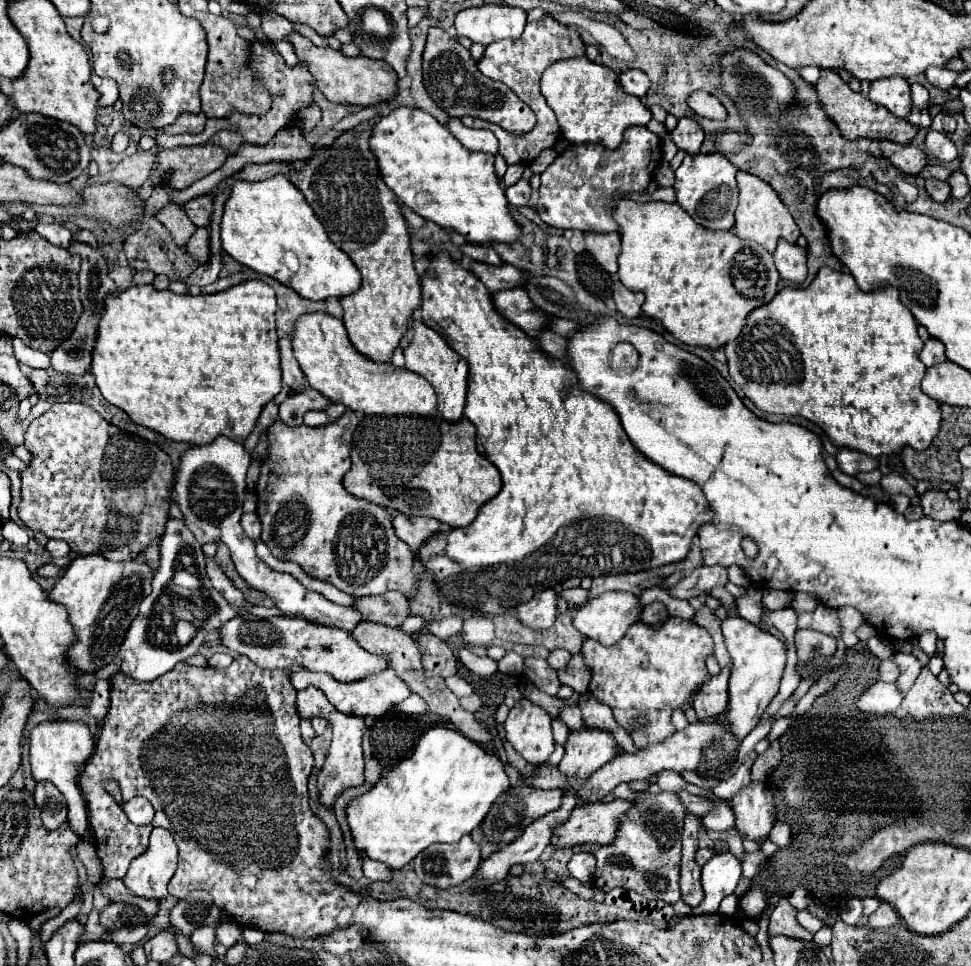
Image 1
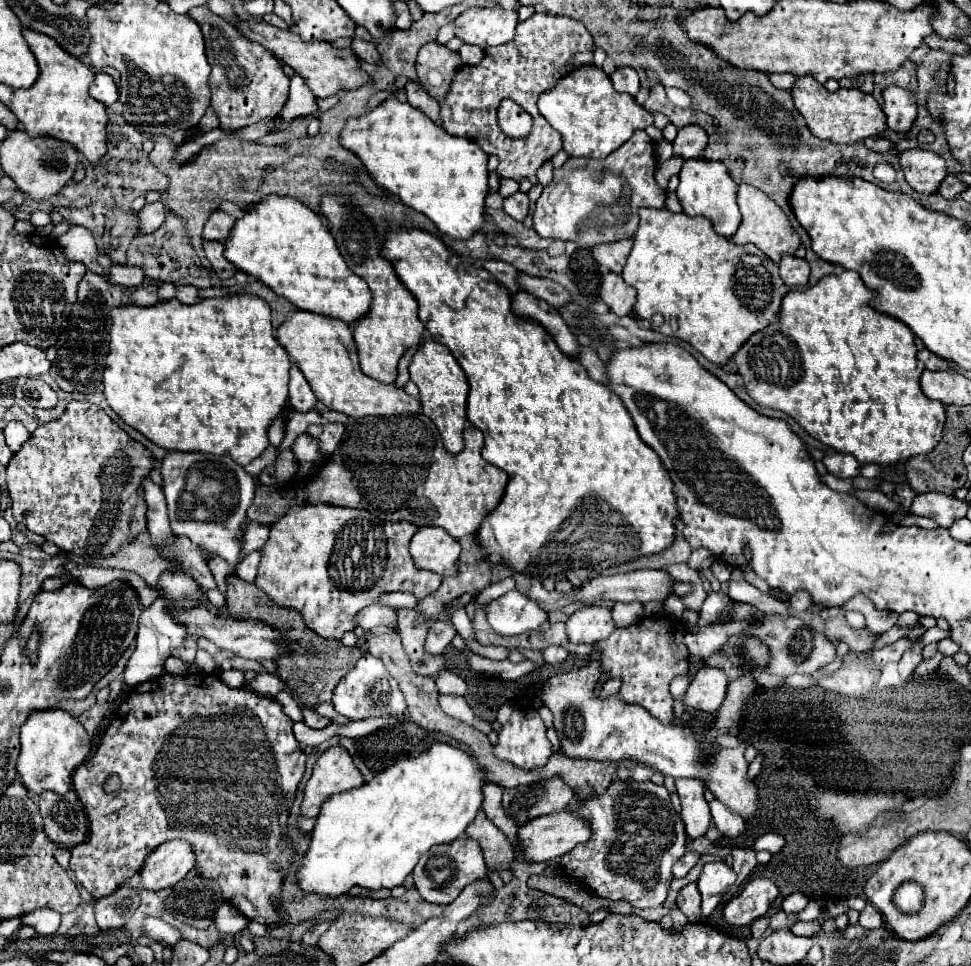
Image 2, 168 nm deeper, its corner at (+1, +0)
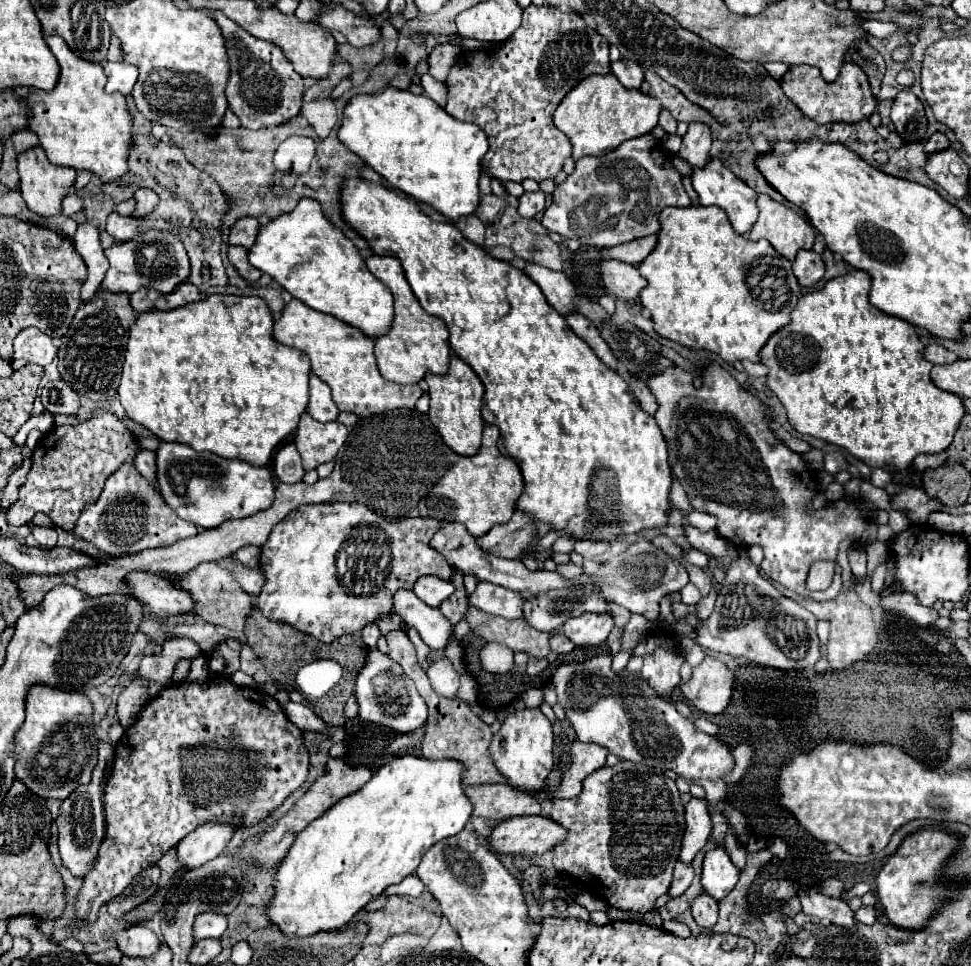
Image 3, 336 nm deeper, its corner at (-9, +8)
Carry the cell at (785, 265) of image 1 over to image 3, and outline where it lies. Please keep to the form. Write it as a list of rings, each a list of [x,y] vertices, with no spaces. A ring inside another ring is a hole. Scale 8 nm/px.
[[[801,249],[793,261],[793,273],[797,277],[797,281],[803,285],[803,287],[811,287],[815,285],[823,273],[825,273],[825,265],[823,265],[823,259],[819,253],[815,251],[807,251],[807,249]]]

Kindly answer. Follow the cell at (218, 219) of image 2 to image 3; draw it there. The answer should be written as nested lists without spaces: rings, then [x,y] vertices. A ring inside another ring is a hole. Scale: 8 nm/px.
[[[241,217],[229,231],[229,243],[249,249],[257,237],[257,229],[259,229],[257,217]]]

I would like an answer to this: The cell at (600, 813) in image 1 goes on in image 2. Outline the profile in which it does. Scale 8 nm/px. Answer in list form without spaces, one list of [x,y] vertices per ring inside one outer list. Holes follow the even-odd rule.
[[[567,811],[543,815],[537,821],[527,821],[527,825],[521,825],[517,831],[519,849],[525,855],[527,863],[543,863],[549,859],[559,859],[567,851],[571,851],[577,843],[585,843],[591,837],[591,829],[585,821],[581,821],[577,815],[571,815]]]

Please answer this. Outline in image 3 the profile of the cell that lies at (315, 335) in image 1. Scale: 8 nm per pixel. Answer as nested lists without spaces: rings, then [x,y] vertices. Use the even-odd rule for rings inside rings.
[[[297,299],[285,305],[285,313],[281,313],[281,317],[275,321],[273,331],[279,343],[307,353],[311,359],[311,371],[331,387],[333,401],[337,403],[339,411],[353,411],[355,415],[367,417],[401,407],[413,409],[423,393],[419,385],[395,385],[381,377],[375,363],[371,337],[365,337],[365,333],[361,333],[357,327],[347,325],[327,313],[315,311]]]

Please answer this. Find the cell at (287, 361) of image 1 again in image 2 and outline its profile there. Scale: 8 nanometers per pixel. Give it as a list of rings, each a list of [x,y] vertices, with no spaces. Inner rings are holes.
[[[297,365],[291,367],[291,379],[289,379],[289,405],[293,411],[313,411],[317,405],[317,397],[311,391],[307,379],[303,377],[303,373],[297,369]]]

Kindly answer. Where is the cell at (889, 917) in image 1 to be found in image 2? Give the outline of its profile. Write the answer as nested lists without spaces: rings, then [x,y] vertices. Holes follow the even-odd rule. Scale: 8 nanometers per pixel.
[[[867,903],[867,907],[859,913],[859,925],[865,929],[877,929],[883,927],[883,917],[871,903]]]

